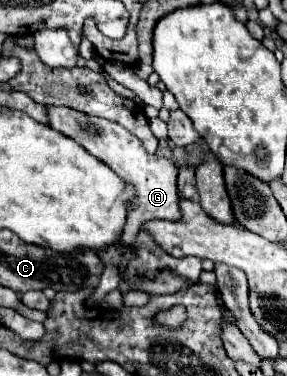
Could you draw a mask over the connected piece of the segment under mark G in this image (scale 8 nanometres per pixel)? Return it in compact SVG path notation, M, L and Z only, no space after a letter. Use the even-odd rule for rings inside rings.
M50 106L46 110L48 110L50 126L54 130L76 140L92 156L96 156L98 160L108 164L124 182L128 182L136 188L136 200L132 202L134 208L130 208L128 222L124 226L124 234L122 234L124 246L134 246L142 224L148 222L148 220L154 220L154 218L180 220L182 218L180 196L178 196L178 186L176 186L178 168L174 166L172 160L156 156L156 154L148 154L144 150L142 142L134 134L126 132L124 126L118 126L116 122L110 122L106 118L88 116L88 114L82 114L78 110L70 110L70 108L64 108L64 106Z

